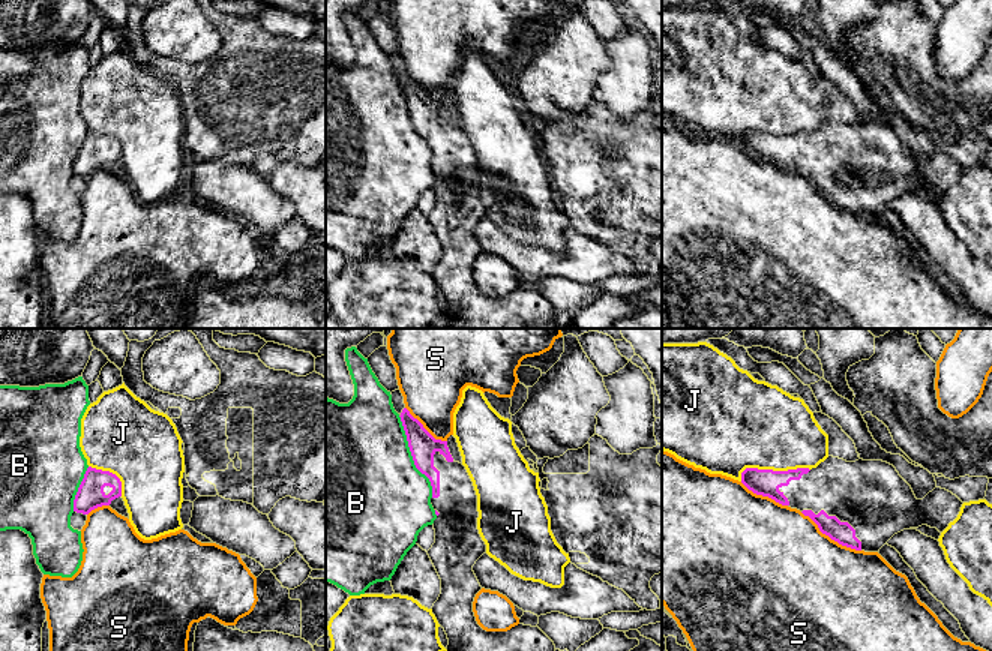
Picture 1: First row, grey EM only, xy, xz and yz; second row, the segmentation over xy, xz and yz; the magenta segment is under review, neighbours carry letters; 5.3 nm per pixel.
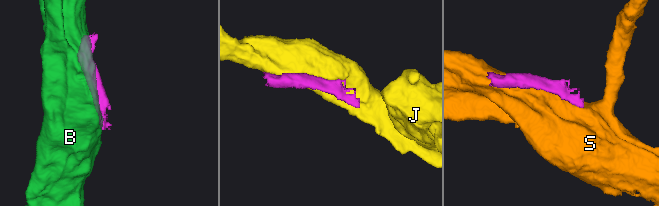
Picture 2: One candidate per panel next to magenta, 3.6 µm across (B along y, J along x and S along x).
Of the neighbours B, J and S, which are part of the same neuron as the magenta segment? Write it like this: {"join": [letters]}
{"join": []}

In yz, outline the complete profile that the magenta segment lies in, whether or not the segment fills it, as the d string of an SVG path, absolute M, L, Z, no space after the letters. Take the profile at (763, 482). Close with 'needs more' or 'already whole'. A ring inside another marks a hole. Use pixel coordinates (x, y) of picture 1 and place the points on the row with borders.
M828 456L812 470L746 468L741 472L741 483L756 495L800 510L818 525L822 534L839 544L864 552L879 552L894 534L903 530L927 525L942 532L957 518L963 504L956 495L941 488L917 500L896 468L882 460L846 462Z; needs more

